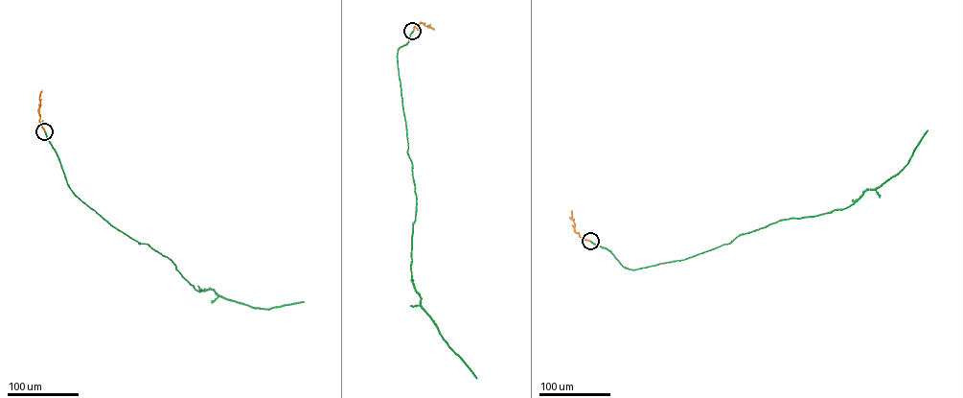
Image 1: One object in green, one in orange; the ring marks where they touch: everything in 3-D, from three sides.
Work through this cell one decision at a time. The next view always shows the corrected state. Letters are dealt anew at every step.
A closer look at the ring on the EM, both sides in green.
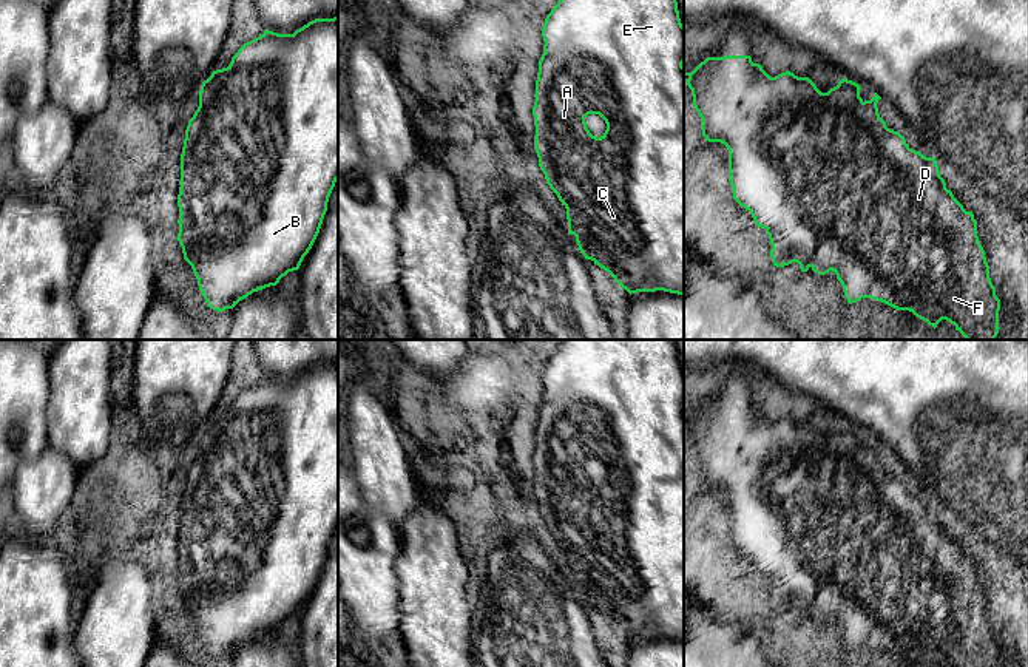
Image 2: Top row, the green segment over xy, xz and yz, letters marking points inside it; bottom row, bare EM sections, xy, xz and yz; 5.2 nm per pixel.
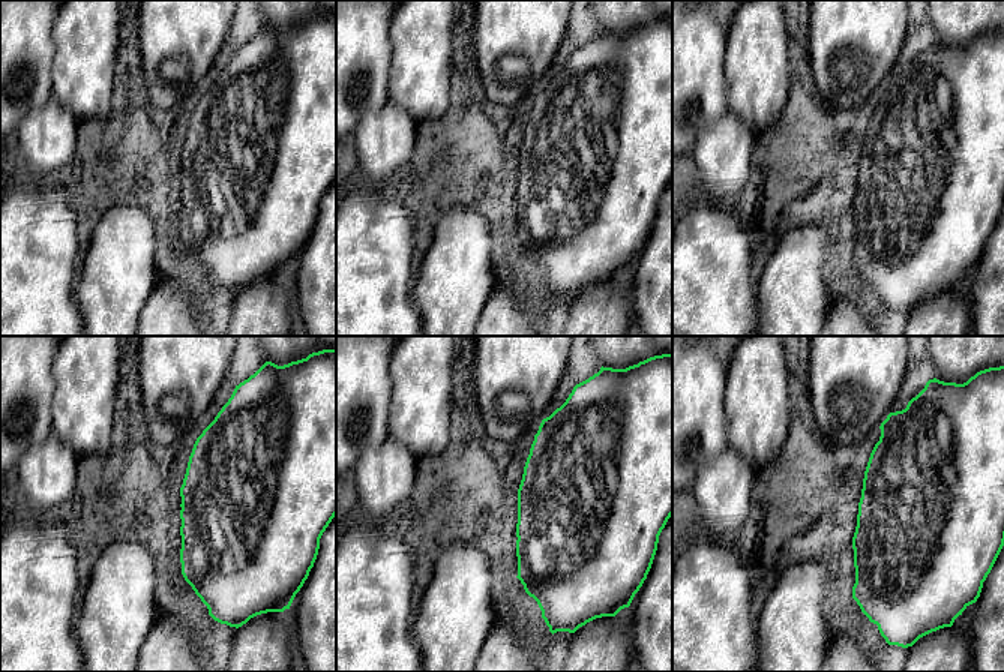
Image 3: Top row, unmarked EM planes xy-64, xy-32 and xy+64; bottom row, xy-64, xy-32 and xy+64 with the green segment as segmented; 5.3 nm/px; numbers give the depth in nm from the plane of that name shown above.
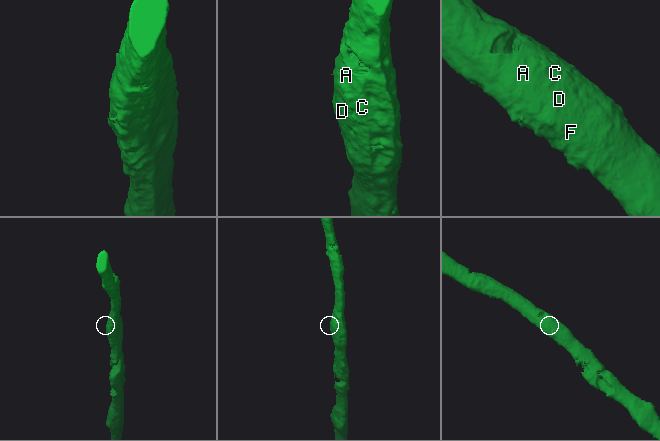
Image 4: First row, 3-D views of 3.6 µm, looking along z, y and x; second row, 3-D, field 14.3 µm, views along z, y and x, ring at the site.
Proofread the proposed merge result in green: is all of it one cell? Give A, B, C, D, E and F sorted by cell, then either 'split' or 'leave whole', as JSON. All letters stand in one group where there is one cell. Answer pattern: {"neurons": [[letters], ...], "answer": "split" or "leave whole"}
{"neurons": [["A", "B", "C", "D", "E", "F"]], "answer": "leave whole"}

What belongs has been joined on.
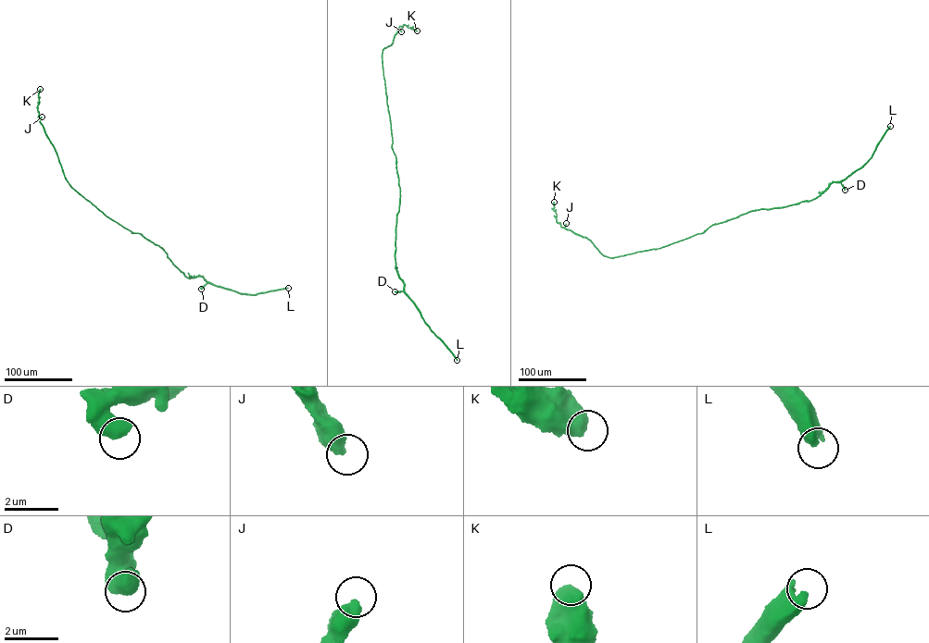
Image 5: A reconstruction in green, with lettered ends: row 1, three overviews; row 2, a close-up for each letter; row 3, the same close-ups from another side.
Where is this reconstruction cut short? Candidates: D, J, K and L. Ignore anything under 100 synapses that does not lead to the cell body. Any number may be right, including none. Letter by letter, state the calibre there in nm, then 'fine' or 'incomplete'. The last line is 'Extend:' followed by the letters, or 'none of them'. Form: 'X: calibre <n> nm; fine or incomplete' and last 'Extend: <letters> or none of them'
D: calibre 600 nm; fine
J: calibre 500 nm; fine
K: calibre 700 nm; fine
L: calibre 550 nm; fine
Extend: none of them

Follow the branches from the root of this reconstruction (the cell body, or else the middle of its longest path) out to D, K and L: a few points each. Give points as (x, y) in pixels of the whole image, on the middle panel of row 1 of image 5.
D: (396, 165), (400, 195), (395, 258), (396, 270), (404, 287), (403, 290), (395, 291)
K: (396, 165), (382, 53), (393, 43), (399, 27), (405, 25), (417, 30)
L: (396, 165), (400, 195), (395, 227), (396, 270), (404, 284), (405, 293), (457, 360)

